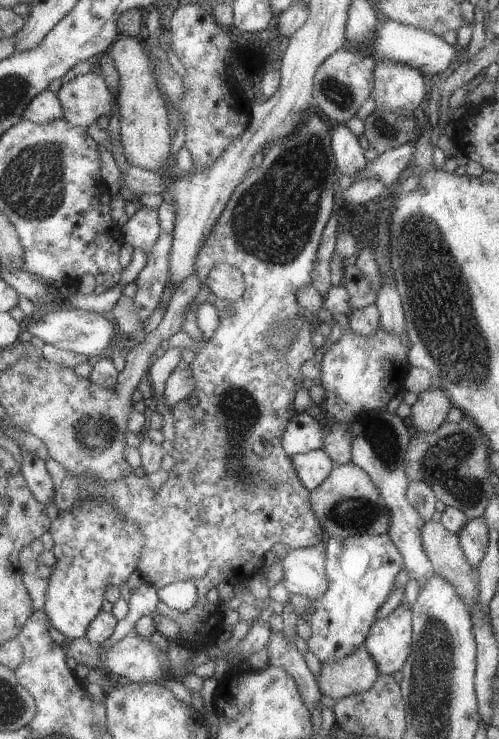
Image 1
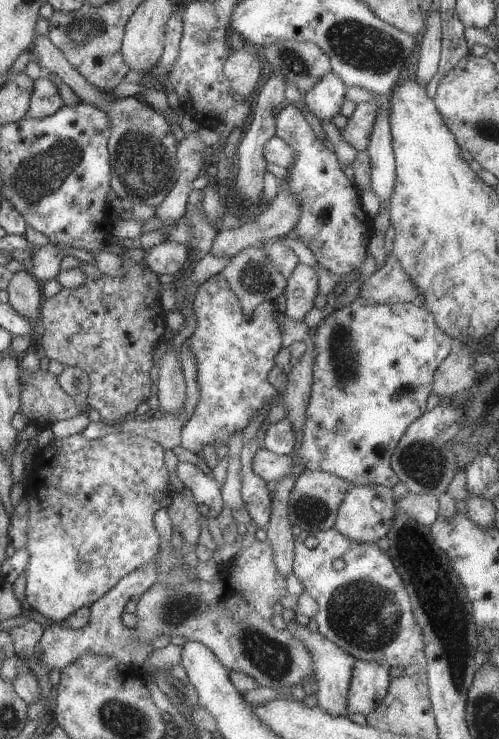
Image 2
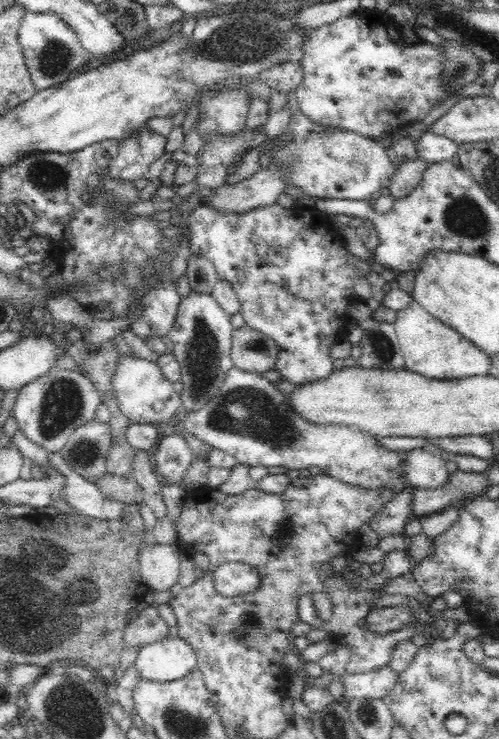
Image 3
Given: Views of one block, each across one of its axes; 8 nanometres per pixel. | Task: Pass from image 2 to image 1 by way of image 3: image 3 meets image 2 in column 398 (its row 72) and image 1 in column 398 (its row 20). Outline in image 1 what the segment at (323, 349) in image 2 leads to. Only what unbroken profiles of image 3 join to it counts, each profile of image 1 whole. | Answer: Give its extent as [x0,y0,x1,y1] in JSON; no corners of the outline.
[317,324,410,466]

